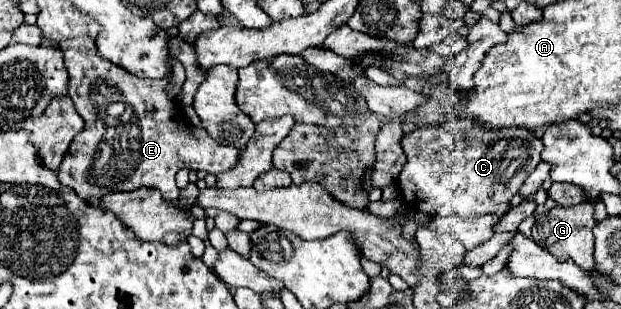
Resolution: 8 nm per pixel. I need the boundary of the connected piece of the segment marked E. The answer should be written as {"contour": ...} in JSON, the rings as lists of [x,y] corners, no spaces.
{"contour":[[[89,36],[71,38],[61,44],[61,50],[69,72],[69,96],[85,120],[85,128],[73,138],[57,170],[57,178],[75,190],[79,198],[101,198],[109,192],[127,192],[145,186],[159,188],[169,204],[187,210],[179,202],[181,190],[175,186],[177,170],[193,168],[217,176],[237,164],[239,148],[223,146],[205,130],[189,122],[187,128],[181,122],[185,114],[179,102],[167,92],[171,76],[161,80],[139,78],[99,56]]]}

